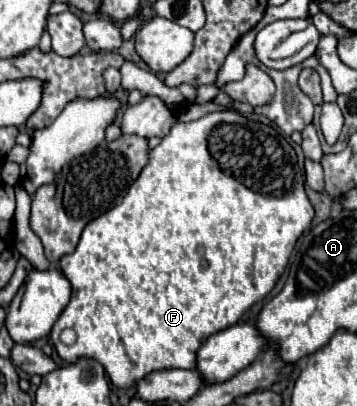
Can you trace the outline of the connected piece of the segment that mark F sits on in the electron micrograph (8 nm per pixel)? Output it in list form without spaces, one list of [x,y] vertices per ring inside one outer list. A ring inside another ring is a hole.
[[[216,111],[216,113],[208,113],[206,117],[202,117],[198,121],[176,123],[170,129],[170,133],[162,139],[162,143],[150,151],[148,165],[142,169],[140,177],[132,183],[132,187],[128,189],[122,203],[116,205],[114,209],[106,211],[104,215],[96,217],[94,221],[90,221],[80,237],[80,243],[74,249],[74,253],[64,255],[60,259],[60,269],[72,283],[72,299],[70,299],[68,307],[60,313],[60,317],[54,323],[52,333],[50,333],[56,353],[60,355],[62,361],[68,361],[68,363],[76,363],[82,357],[96,359],[106,369],[110,381],[120,389],[134,387],[144,375],[148,375],[152,371],[174,369],[174,367],[196,369],[196,355],[198,355],[198,349],[202,347],[202,343],[210,335],[238,323],[240,317],[256,301],[262,301],[274,289],[278,277],[288,267],[288,259],[290,259],[290,253],[292,253],[298,237],[310,227],[312,219],[314,219],[314,209],[312,209],[312,205],[306,197],[306,191],[304,191],[304,175],[298,167],[296,153],[294,153],[292,145],[274,127],[264,125],[260,121],[250,121],[236,111]],[[62,329],[74,329],[76,337],[78,337],[76,343],[64,345],[60,341]]]

